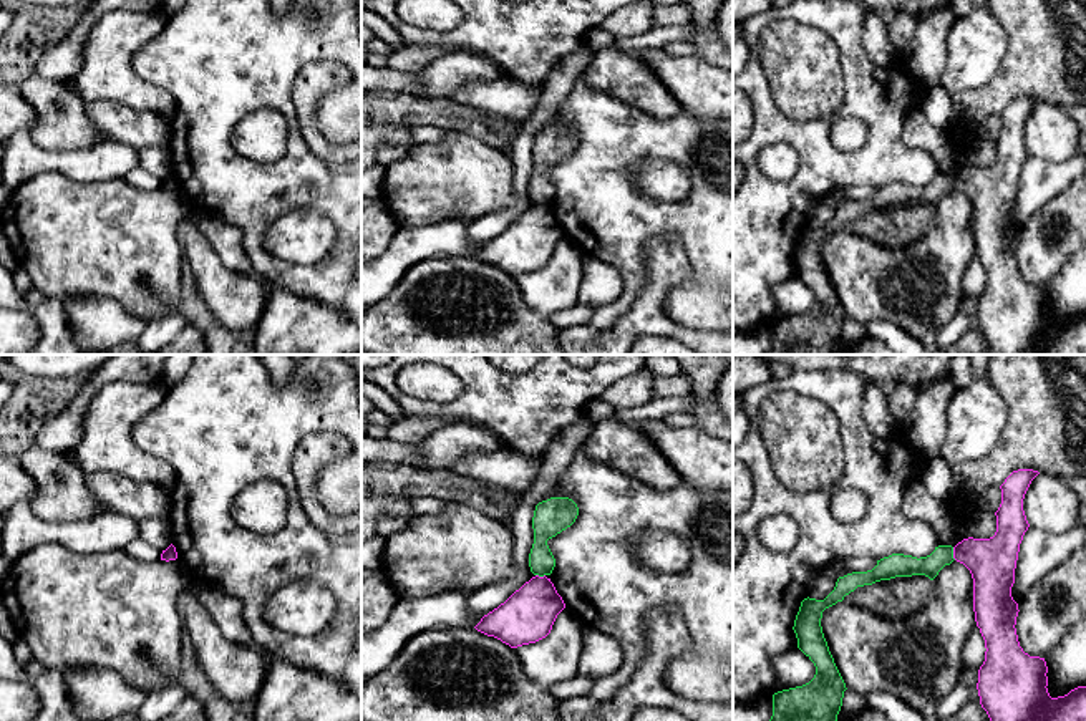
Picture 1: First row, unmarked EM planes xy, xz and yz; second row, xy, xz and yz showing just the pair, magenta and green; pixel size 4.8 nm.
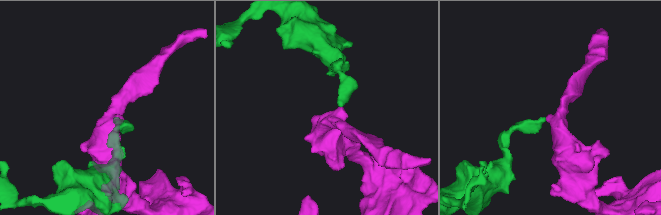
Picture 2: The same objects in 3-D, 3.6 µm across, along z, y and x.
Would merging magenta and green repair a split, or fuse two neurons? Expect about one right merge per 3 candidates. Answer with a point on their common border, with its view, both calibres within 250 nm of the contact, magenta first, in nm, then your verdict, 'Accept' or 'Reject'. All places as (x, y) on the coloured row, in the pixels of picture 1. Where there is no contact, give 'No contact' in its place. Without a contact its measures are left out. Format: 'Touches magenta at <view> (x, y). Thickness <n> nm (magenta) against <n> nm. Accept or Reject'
Touches magenta at yz (954, 554). Thickness 240 nm (magenta) against 110 nm. Reject

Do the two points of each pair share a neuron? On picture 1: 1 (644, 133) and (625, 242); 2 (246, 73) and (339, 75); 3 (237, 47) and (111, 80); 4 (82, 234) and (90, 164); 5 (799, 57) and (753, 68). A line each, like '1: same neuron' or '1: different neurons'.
1: same neuron
2: different neurons
3: different neurons
4: different neurons
5: different neurons

